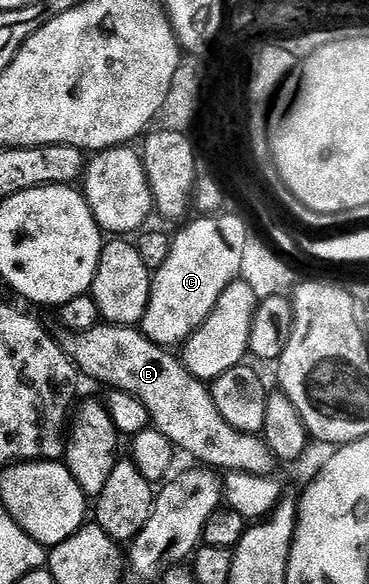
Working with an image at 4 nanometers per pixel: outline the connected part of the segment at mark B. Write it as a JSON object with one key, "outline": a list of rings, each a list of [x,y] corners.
{"outline":[[[100,322],[95,328],[85,332],[61,331],[58,343],[61,350],[72,359],[73,364],[81,373],[84,372],[92,380],[100,384],[109,384],[109,389],[126,394],[134,394],[152,419],[151,427],[157,428],[165,438],[172,443],[173,448],[193,456],[193,461],[207,466],[213,470],[225,468],[225,473],[242,473],[271,477],[278,467],[276,455],[264,440],[263,435],[254,432],[243,432],[226,422],[226,418],[219,413],[212,397],[212,389],[205,381],[200,380],[185,366],[179,355],[173,354],[169,349],[155,344],[153,340],[144,337],[143,331],[132,326],[121,326]]]}

